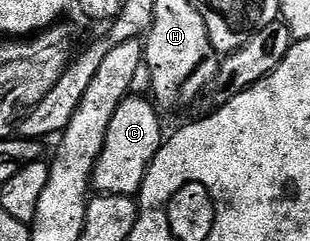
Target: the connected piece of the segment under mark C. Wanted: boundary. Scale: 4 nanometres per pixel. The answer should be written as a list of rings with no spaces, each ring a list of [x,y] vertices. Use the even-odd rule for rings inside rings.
[[[128,96],[120,102],[117,112],[113,112],[113,120],[109,120],[109,132],[105,136],[101,156],[97,156],[97,164],[91,173],[91,186],[94,189],[97,188],[96,191],[99,194],[138,195],[140,188],[143,187],[145,176],[149,172],[149,164],[153,164],[159,147],[165,141],[165,133],[163,134],[163,126],[159,123],[158,113],[160,114],[160,111],[157,109],[156,103],[143,96]]]

